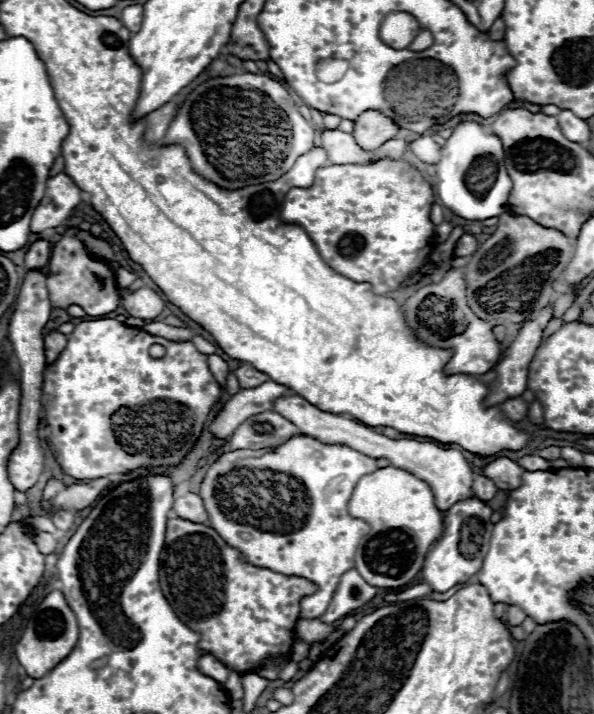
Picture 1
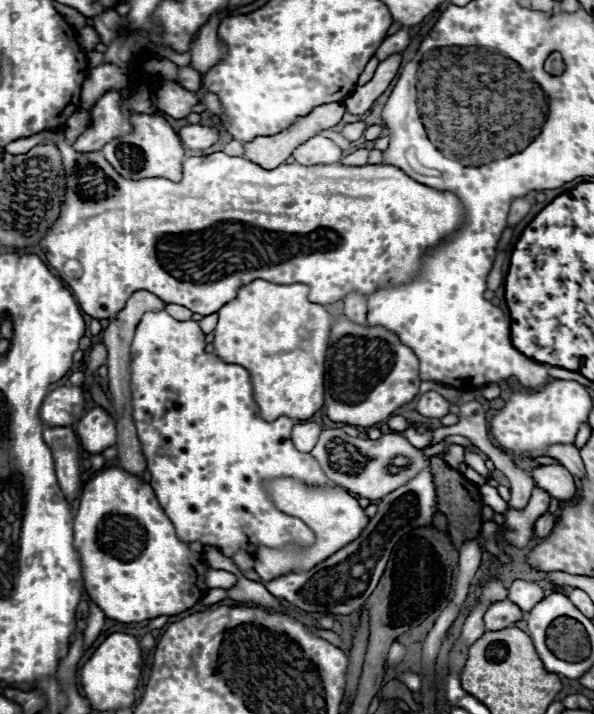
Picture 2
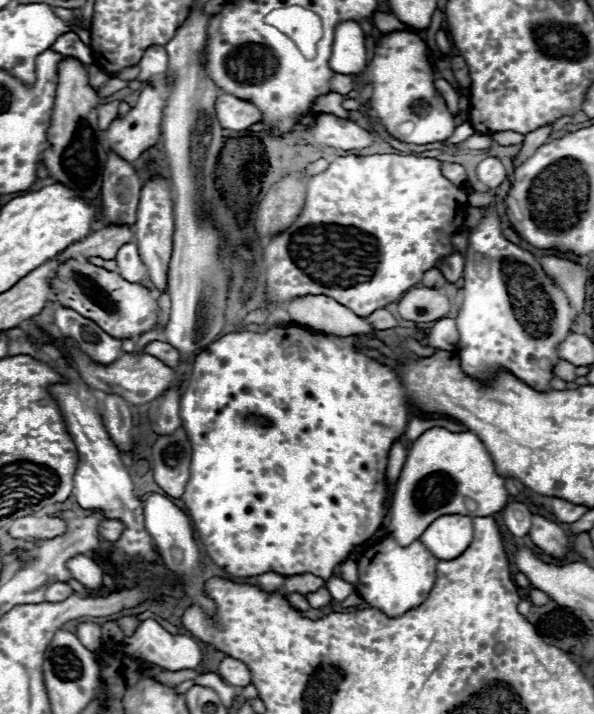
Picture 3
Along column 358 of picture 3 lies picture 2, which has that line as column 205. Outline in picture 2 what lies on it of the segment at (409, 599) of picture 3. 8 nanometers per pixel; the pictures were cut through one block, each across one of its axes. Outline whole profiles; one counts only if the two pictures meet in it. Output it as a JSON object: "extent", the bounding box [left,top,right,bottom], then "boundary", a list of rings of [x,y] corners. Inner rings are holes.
{"extent":[74,466,210,622],"boundary":[[[120,466],[102,470],[84,486],[74,520],[74,548],[80,556],[82,578],[90,598],[104,610],[108,618],[118,622],[144,622],[158,616],[186,612],[210,590],[206,586],[208,562],[204,554],[190,550],[190,544],[176,536],[176,530],[164,514],[164,508],[158,504],[152,486]]]}

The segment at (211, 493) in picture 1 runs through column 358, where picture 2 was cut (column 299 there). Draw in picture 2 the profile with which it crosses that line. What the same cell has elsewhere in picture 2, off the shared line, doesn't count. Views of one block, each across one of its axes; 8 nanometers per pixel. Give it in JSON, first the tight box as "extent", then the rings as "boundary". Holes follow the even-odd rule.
{"extent":[130,310,330,556],"boundary":[[[166,310],[144,314],[132,340],[130,370],[136,430],[144,446],[150,486],[160,506],[172,520],[180,540],[216,546],[224,556],[232,556],[238,548],[252,554],[256,546],[276,548],[288,542],[310,546],[314,542],[312,530],[298,518],[276,510],[262,488],[262,480],[276,476],[300,478],[308,484],[326,484],[330,480],[310,454],[294,448],[290,440],[290,432],[296,424],[294,420],[278,418],[274,422],[264,422],[258,418],[248,370],[236,364],[224,364],[216,354],[208,354],[204,348],[204,332],[198,322],[178,322]]]}

